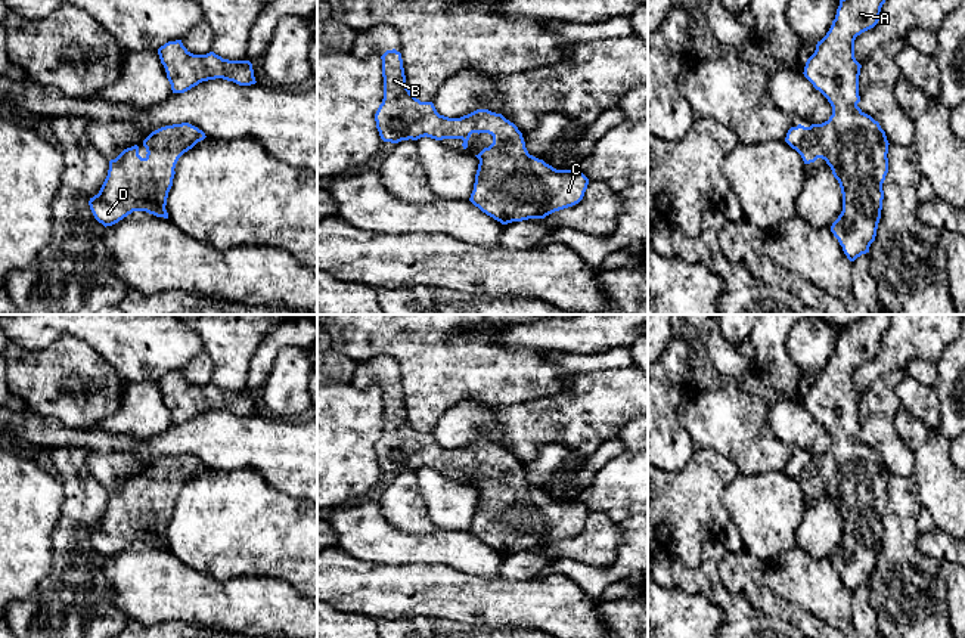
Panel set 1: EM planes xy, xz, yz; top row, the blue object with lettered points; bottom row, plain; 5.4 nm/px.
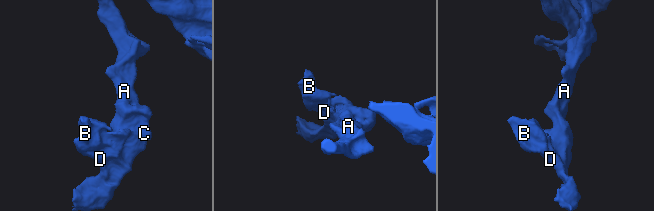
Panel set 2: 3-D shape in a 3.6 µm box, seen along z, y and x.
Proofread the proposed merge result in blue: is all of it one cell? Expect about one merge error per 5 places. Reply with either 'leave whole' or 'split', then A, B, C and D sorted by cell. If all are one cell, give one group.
leave whole; A B C D

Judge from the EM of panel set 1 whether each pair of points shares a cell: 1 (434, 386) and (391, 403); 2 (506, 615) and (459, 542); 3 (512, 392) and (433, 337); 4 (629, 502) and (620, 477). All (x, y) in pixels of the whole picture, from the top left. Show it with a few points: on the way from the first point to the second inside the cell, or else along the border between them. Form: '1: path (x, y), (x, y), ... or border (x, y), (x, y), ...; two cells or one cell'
1: border (400, 384), (406, 418), (416, 430); two cells
2: border (450, 566), (469, 575), (499, 578); two cells
3: path (493, 375), (471, 366), (462, 366), (452, 356); one cell
4: path (629, 496), (626, 483); one cell

